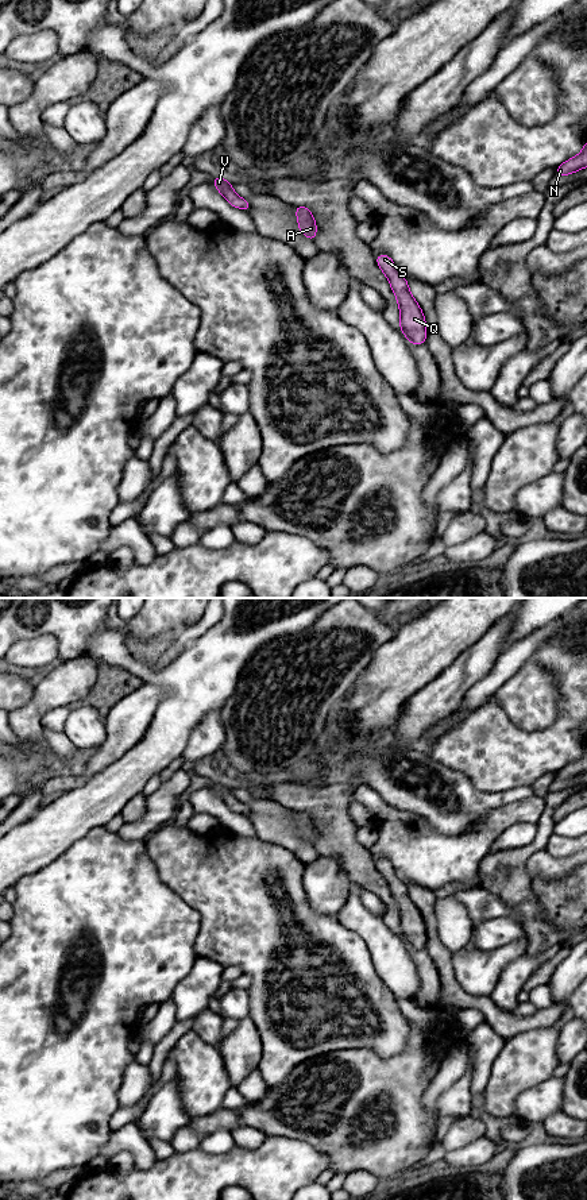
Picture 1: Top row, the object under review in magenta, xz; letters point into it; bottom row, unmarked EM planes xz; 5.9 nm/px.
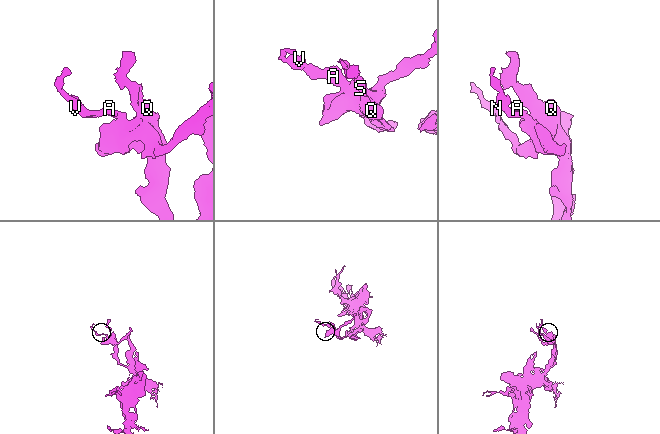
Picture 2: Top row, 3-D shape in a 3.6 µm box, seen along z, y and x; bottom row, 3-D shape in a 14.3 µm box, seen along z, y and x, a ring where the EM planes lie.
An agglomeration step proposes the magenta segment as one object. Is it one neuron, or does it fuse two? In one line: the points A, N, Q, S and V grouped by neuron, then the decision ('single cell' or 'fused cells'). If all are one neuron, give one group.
groups A N Q S V; single cell

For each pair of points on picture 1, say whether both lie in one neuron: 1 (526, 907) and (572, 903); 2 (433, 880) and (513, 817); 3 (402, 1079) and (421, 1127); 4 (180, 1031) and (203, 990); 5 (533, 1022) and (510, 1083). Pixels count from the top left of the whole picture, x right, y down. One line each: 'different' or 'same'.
1: different
2: same
3: same
4: different
5: different

